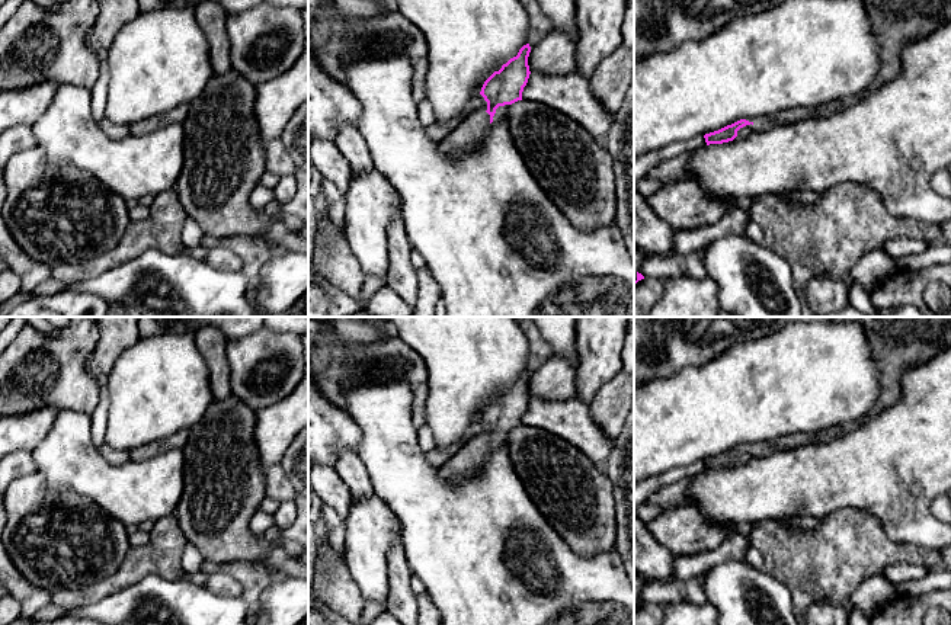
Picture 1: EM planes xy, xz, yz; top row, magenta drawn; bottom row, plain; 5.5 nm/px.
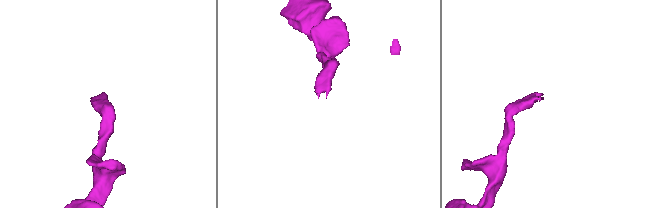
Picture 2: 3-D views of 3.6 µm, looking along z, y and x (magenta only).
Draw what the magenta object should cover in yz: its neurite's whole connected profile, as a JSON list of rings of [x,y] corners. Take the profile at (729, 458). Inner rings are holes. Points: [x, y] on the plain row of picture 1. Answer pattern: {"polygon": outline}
{"polygon": [[[740,445],[740,446],[737,446],[731,451],[727,451],[718,456],[705,459],[704,461],[705,468],[707,468],[707,471],[710,471],[710,469],[723,469],[723,468],[733,467],[737,462],[737,456],[746,451],[750,451],[750,449],[753,451],[753,448]]]}

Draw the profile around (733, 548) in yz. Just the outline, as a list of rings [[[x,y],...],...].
[[[733,533],[713,551],[675,557],[675,577],[676,580],[691,580],[701,577],[704,573],[718,564],[746,560],[746,552],[749,548],[750,544],[747,536]]]

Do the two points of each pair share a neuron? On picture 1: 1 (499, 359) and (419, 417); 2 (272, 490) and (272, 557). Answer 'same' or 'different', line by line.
1: different
2: different

